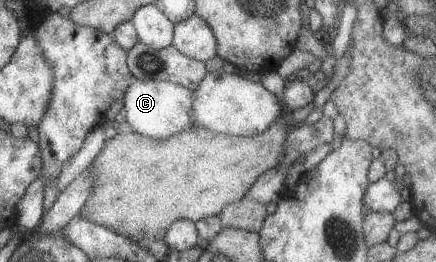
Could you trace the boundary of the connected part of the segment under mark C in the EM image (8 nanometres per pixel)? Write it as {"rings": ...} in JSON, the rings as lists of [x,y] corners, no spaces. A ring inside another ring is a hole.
{"rings":[[[164,80],[136,81],[123,91],[125,121],[132,131],[152,139],[166,139],[193,125],[193,91]]]}

